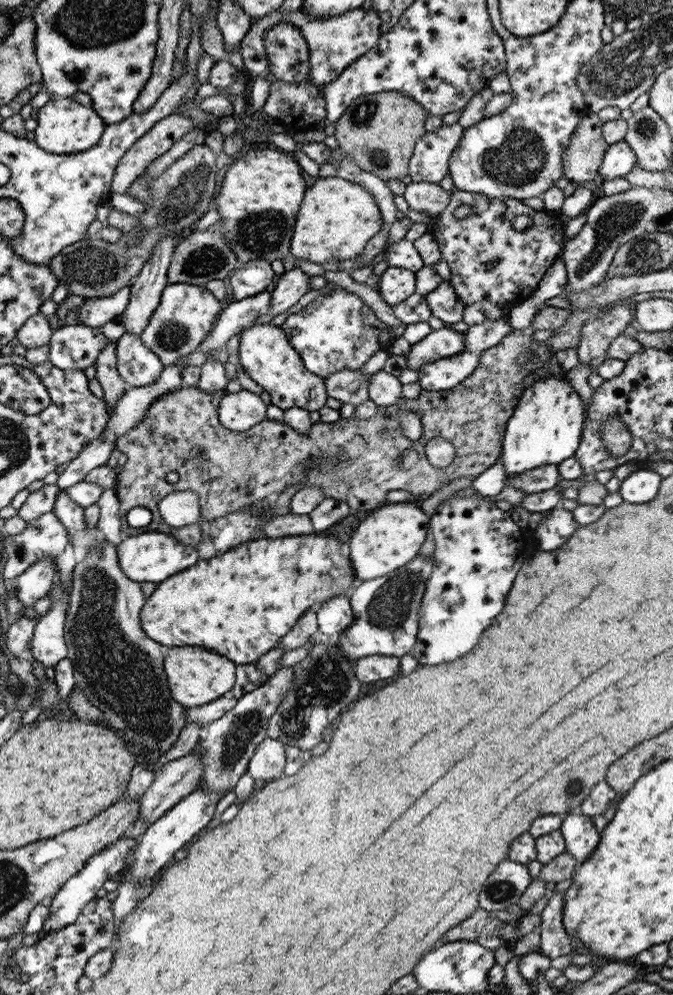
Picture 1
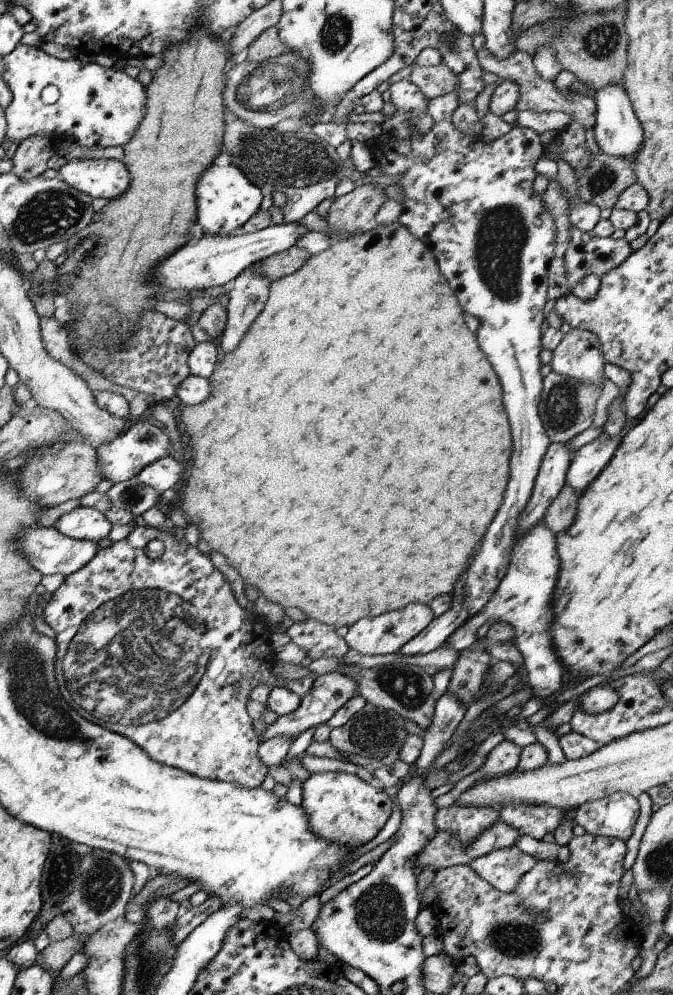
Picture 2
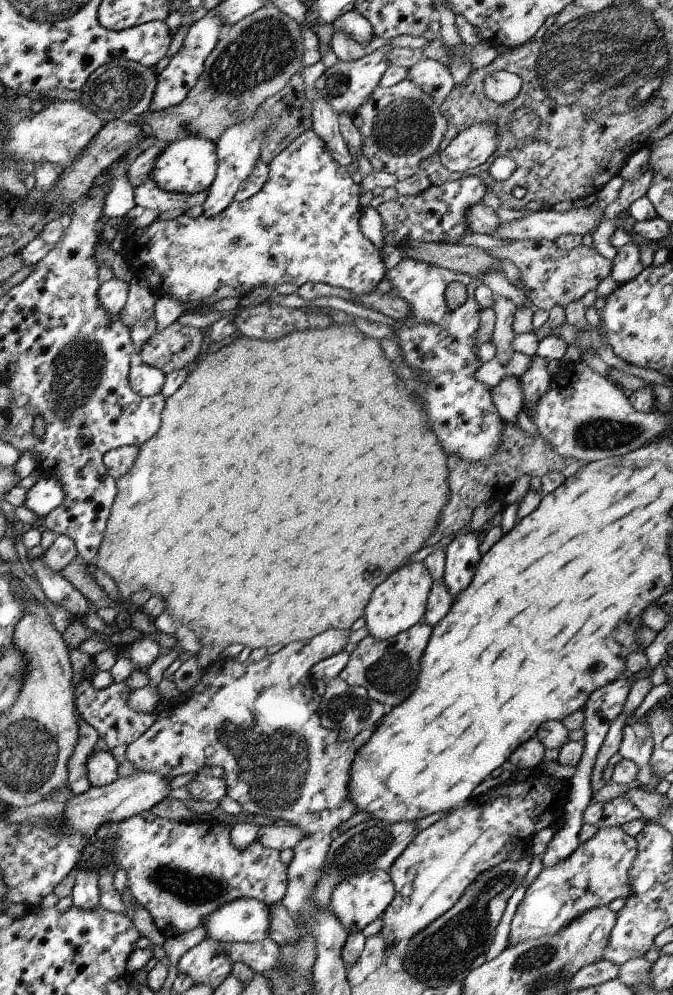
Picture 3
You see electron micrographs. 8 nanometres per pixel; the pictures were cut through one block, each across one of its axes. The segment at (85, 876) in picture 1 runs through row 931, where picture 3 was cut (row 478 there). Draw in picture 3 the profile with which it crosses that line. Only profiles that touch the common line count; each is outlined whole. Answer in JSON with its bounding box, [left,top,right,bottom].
[23,476,65,516]

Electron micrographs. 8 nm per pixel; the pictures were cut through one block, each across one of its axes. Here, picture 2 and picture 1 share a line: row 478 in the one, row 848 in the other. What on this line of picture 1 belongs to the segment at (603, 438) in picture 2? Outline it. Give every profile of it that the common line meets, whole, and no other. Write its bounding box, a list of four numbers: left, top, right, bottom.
[558,813,599,863]

